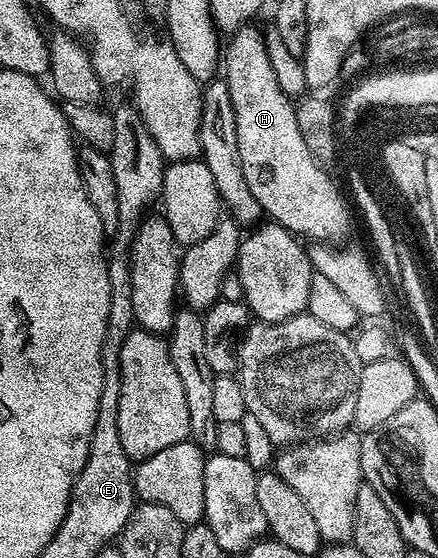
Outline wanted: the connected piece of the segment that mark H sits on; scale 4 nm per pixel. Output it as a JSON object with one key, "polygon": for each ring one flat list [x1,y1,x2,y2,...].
{"polygon":[[247,25,229,36,230,44,224,47,224,82,232,97,232,109,236,113,236,137,240,145,240,161,244,169,244,181,252,189,252,197,260,201,263,212,273,222,279,223,295,236,307,235,310,241,342,241,350,227,350,215,346,203,330,180,325,166,317,163,301,136,297,113,291,96,280,89,276,73,272,73,272,61,268,61,265,38,261,30]]}

